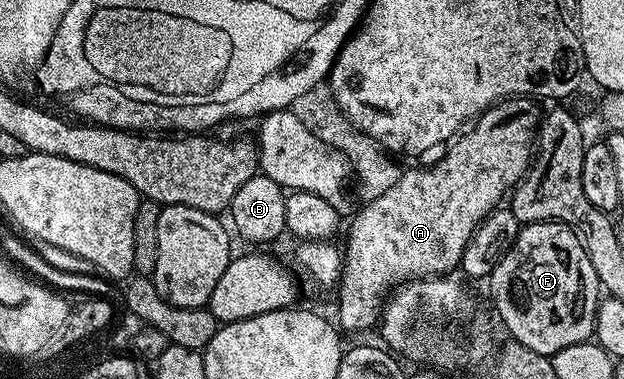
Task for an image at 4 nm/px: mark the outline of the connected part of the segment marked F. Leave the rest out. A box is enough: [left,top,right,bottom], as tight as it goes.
[490,222,602,355]

